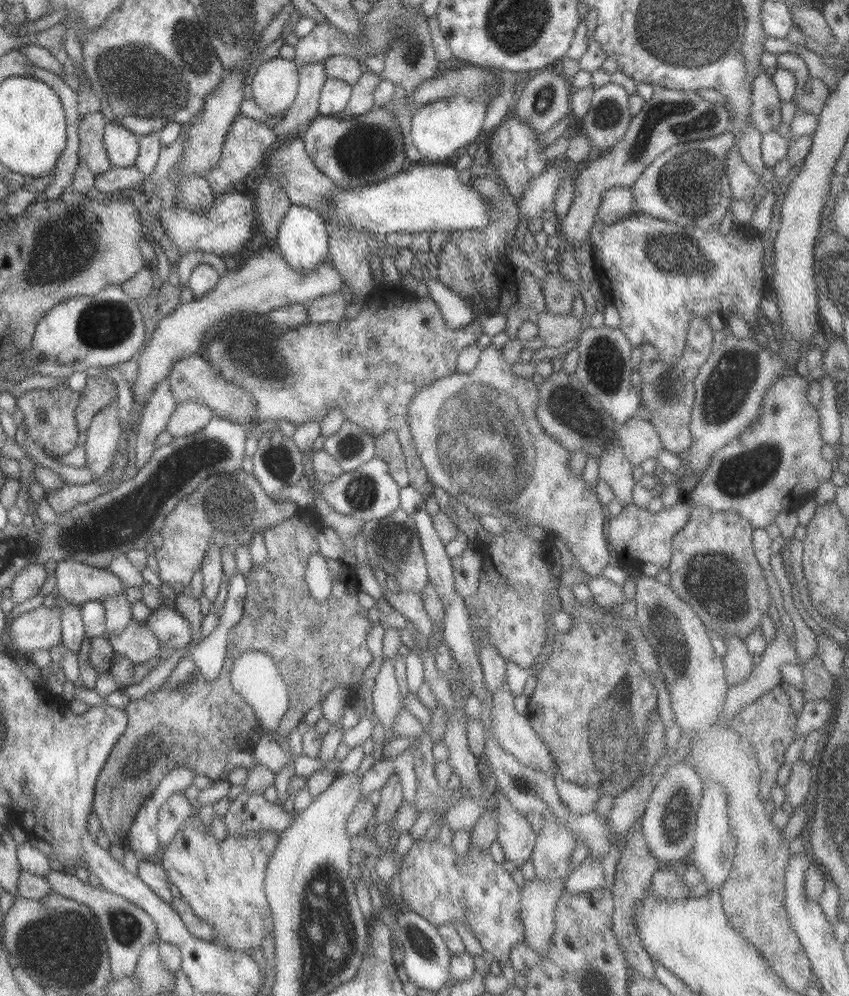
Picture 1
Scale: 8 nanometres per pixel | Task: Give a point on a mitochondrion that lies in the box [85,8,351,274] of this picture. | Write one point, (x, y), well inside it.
(138, 82)

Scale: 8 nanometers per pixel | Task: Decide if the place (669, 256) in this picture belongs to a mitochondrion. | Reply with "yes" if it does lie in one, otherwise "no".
yes

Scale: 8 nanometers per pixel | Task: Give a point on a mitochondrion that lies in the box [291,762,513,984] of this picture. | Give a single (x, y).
(428, 949)

